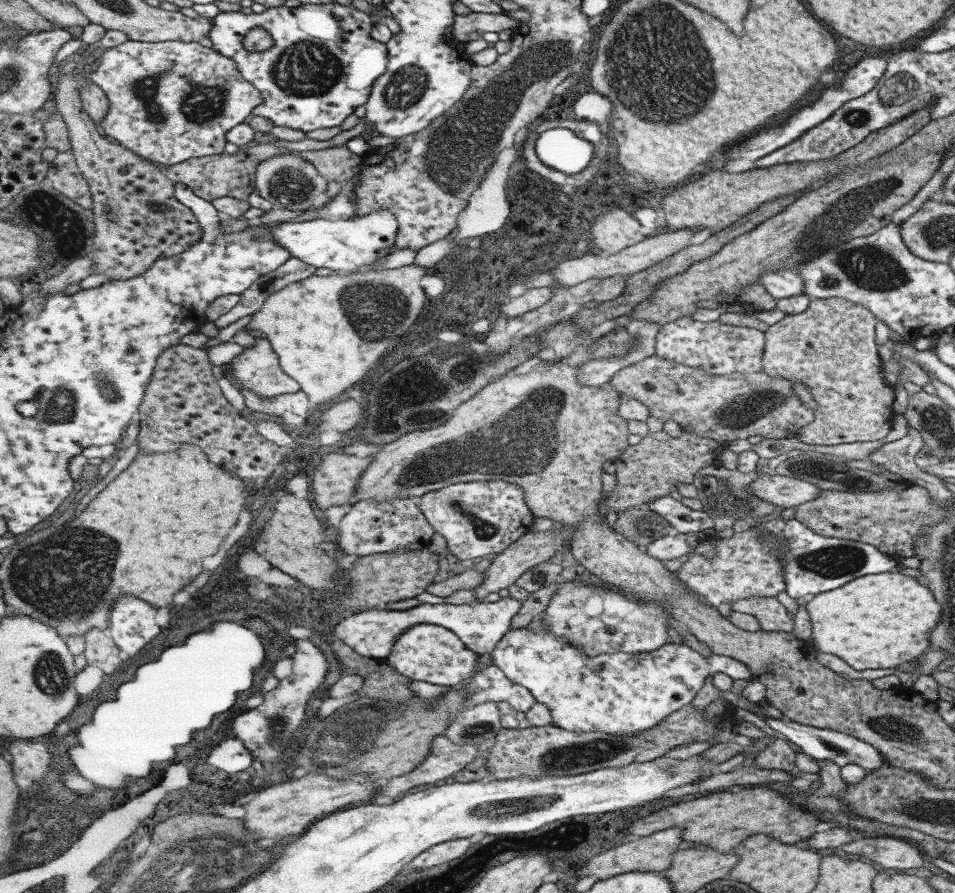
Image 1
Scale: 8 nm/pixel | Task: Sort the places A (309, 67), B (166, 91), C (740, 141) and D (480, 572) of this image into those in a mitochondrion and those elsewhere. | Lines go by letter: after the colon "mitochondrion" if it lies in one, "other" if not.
A: mitochondrion
B: mitochondrion
C: other
D: other

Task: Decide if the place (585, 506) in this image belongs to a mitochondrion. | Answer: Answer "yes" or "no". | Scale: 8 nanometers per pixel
no

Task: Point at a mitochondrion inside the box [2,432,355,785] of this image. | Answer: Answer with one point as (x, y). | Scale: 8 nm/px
(65, 575)

